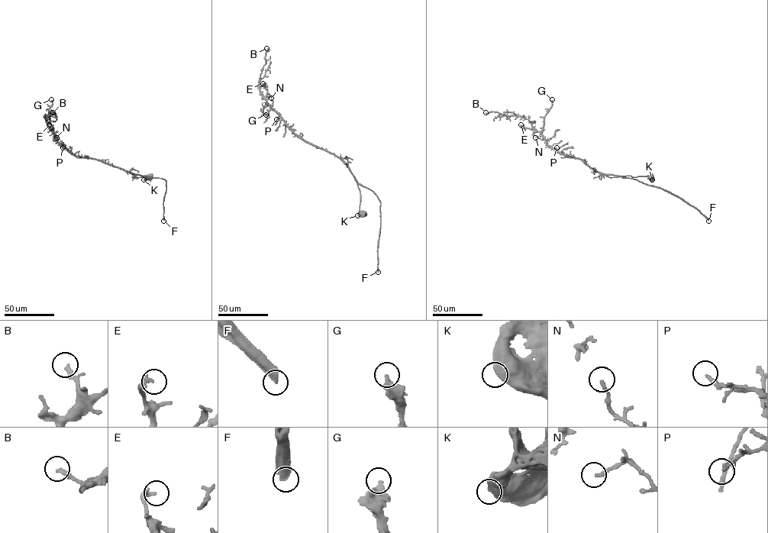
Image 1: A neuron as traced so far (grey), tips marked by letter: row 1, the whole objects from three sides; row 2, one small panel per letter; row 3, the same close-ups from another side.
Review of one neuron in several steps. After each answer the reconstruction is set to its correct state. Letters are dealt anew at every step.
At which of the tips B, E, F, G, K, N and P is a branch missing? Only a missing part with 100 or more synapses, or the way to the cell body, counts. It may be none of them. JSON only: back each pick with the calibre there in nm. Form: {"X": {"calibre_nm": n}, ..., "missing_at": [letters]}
{"F": {"calibre_nm": 480}, "missing_at": ["F"]}

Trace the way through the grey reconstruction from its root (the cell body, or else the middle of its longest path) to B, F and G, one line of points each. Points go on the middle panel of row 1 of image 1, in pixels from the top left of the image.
B: (363, 213), (359, 211), (360, 191), (349, 168), (337, 156), (300, 139), (261, 93), (259, 76), (266, 48)
F: (363, 213), (359, 211), (360, 194), (357, 183), (370, 189), (380, 202), (378, 272)
G: (363, 213), (359, 211), (360, 191), (349, 168), (337, 156), (300, 139), (269, 105), (263, 107), (266, 114)

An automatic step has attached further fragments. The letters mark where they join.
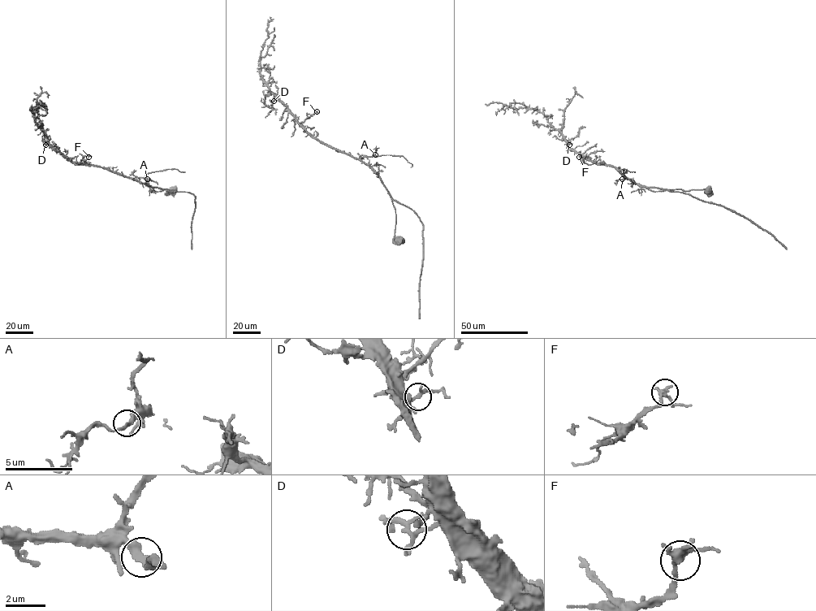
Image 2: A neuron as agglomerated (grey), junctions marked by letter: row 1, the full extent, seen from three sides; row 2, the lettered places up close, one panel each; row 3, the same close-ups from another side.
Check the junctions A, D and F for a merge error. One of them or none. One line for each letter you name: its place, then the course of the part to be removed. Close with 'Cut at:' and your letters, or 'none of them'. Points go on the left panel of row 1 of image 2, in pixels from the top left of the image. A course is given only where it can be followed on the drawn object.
D: at (45, 145); foreign part runs (45, 145), (68, 158), (81, 160), (87, 155)
Cut at: D

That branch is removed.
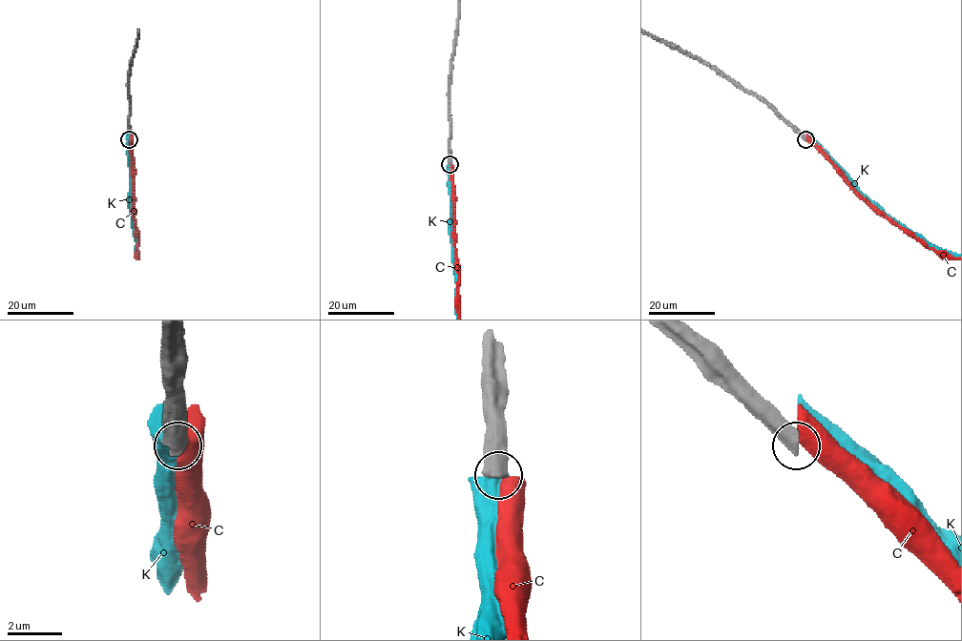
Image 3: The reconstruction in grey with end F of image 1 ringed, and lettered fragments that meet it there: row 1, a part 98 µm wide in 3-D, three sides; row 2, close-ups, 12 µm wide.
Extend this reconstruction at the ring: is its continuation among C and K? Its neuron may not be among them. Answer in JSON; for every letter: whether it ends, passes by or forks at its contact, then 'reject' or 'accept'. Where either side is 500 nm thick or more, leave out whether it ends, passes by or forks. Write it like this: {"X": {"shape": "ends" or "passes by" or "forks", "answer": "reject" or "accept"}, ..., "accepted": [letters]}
{"C": {"answer": "reject"}, "K": {"answer": "reject"}, "accepted": []}

